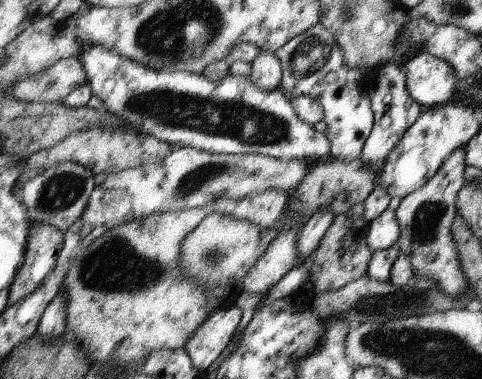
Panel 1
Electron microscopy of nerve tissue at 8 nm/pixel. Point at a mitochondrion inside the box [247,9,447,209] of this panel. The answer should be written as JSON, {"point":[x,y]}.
{"point":[313,54]}

